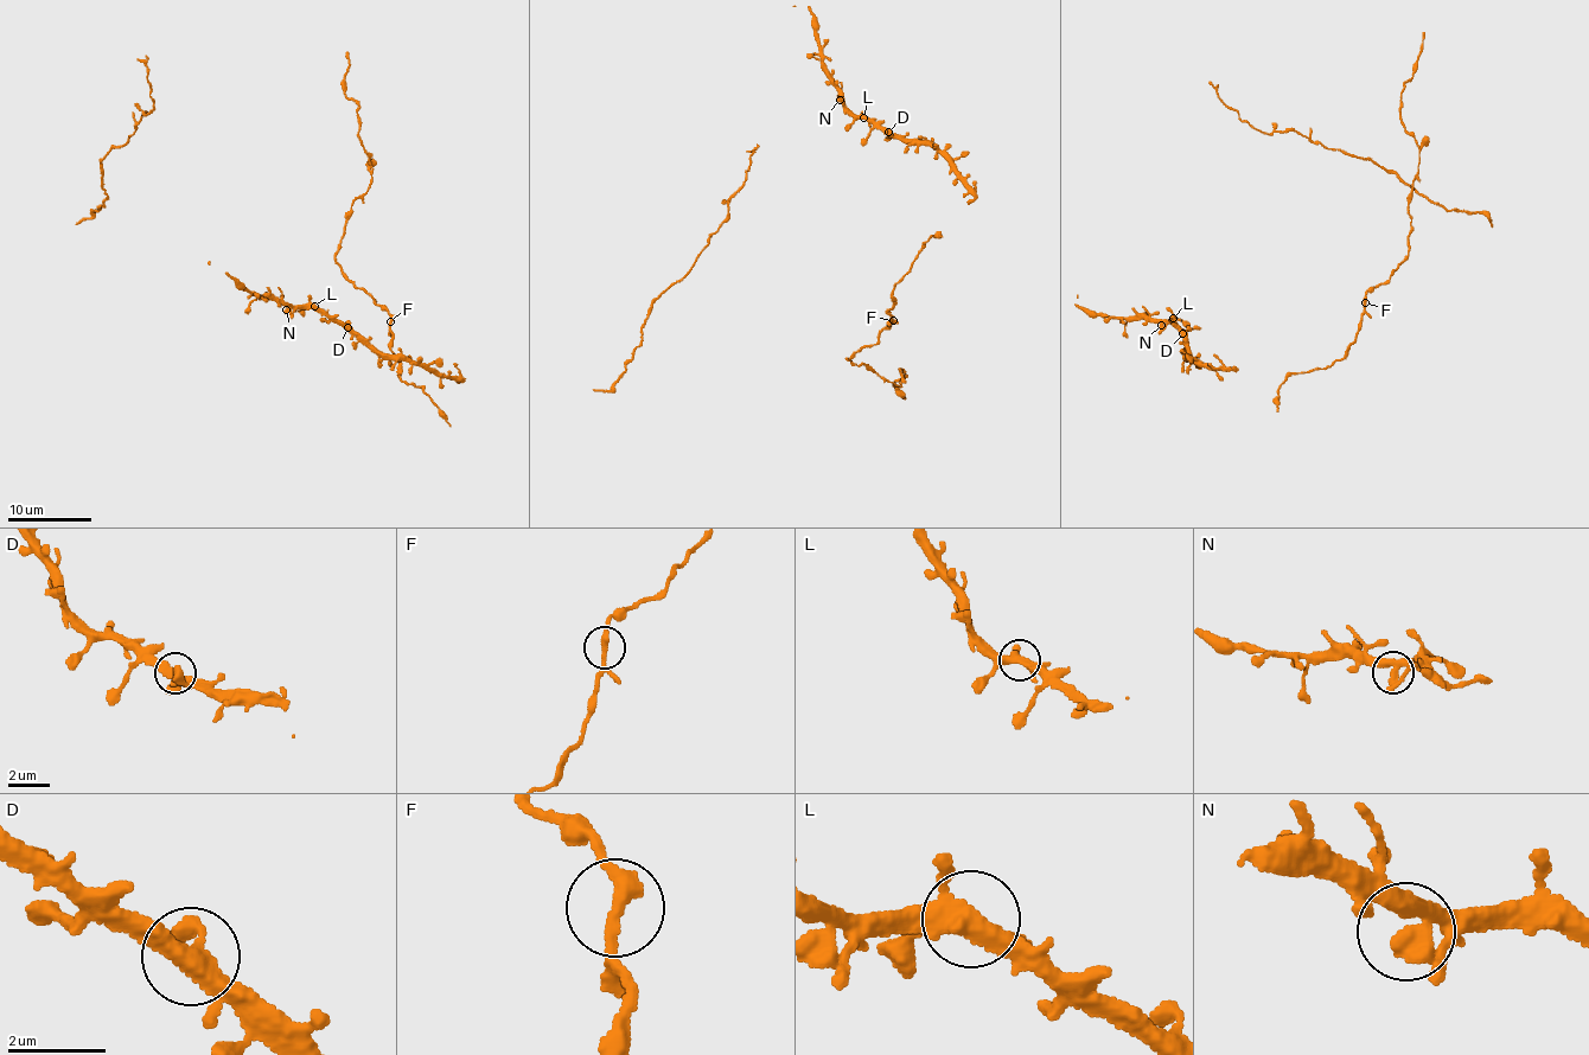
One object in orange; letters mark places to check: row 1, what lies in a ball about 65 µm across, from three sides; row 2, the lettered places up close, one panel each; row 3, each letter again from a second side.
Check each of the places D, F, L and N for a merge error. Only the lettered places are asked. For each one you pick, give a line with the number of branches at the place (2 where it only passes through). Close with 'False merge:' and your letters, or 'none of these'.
False merge: none of these

